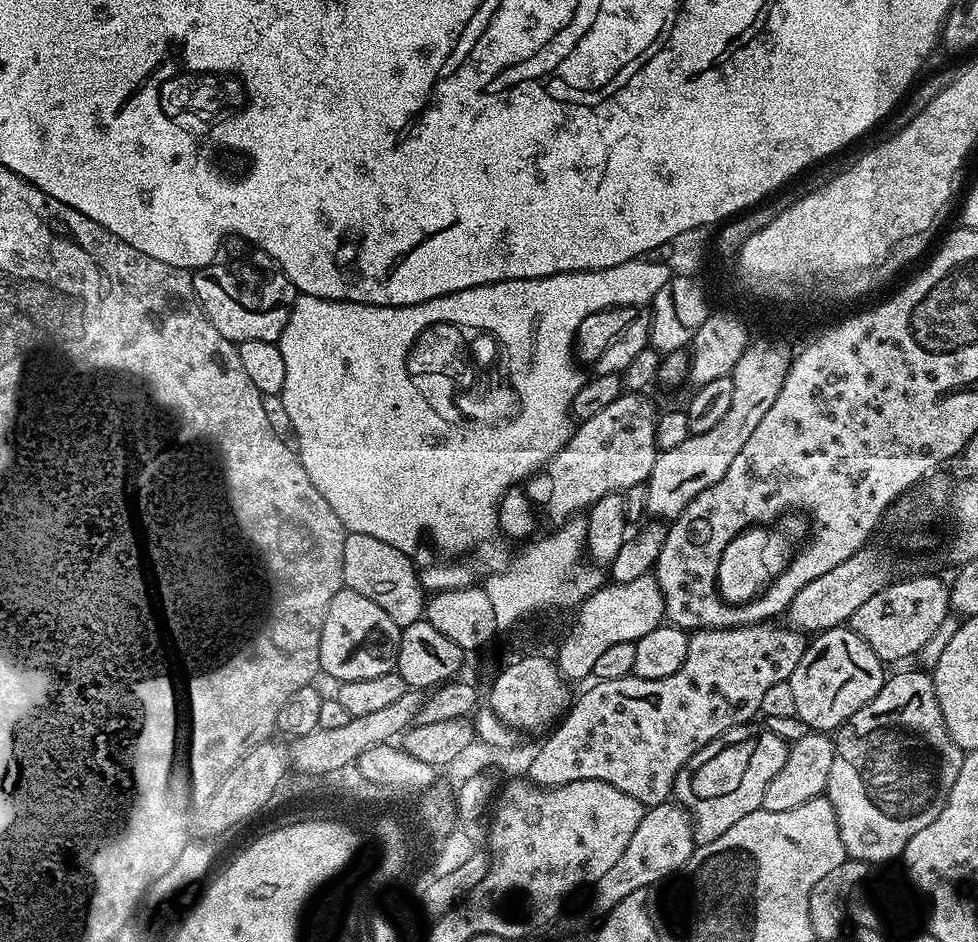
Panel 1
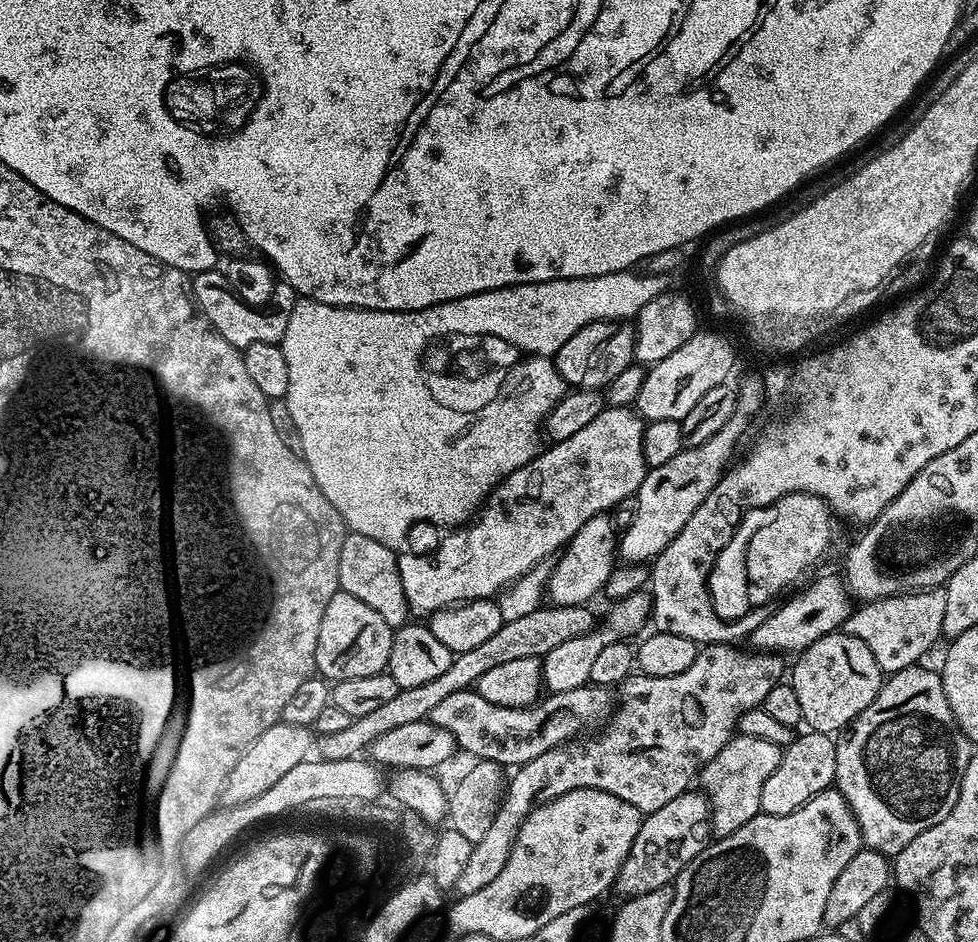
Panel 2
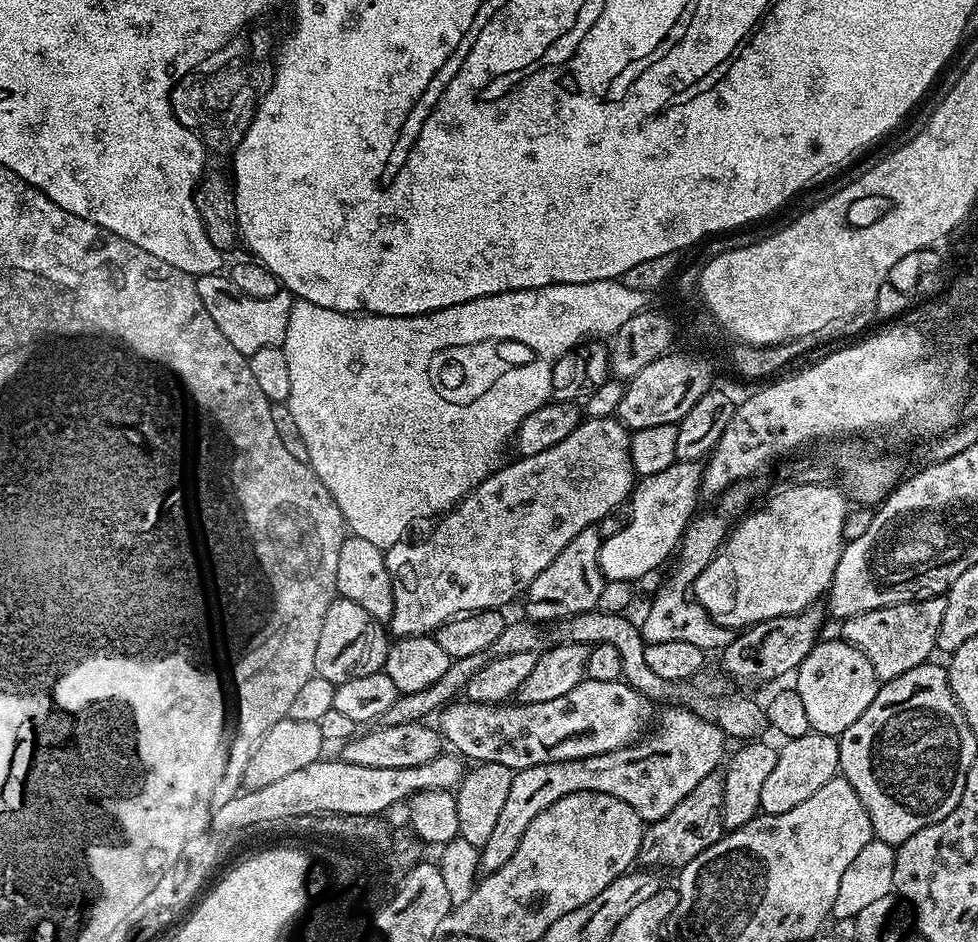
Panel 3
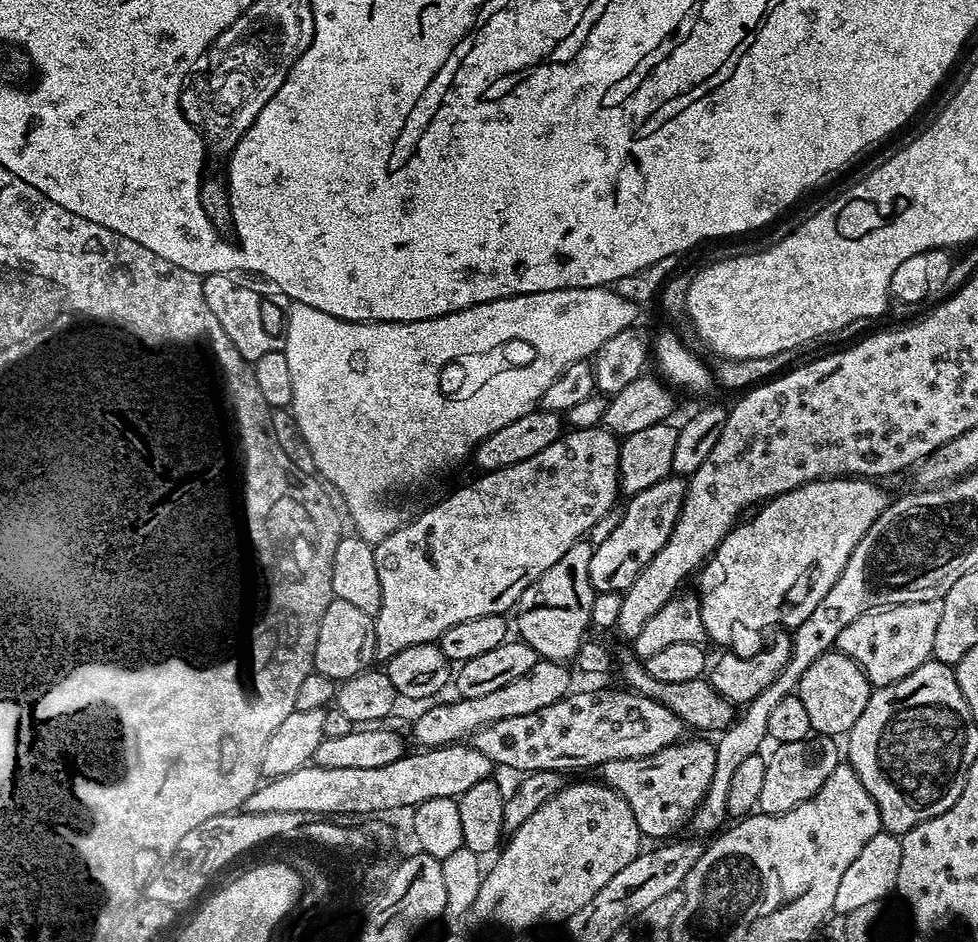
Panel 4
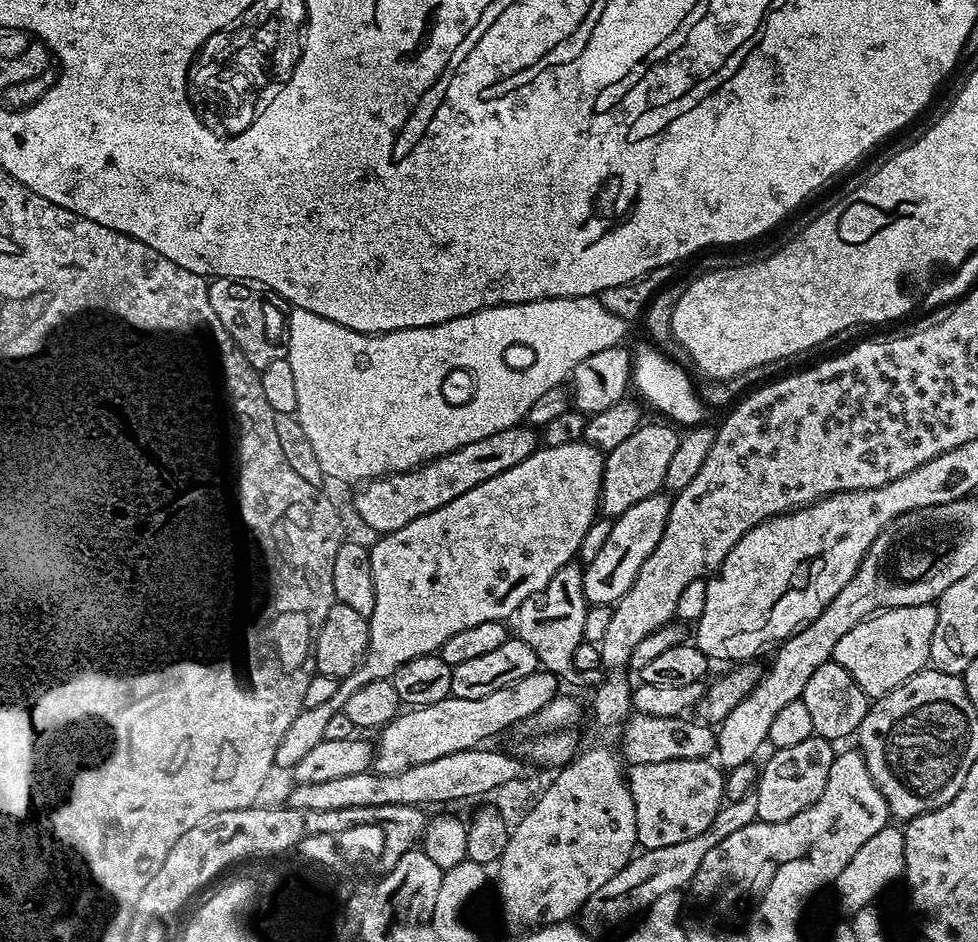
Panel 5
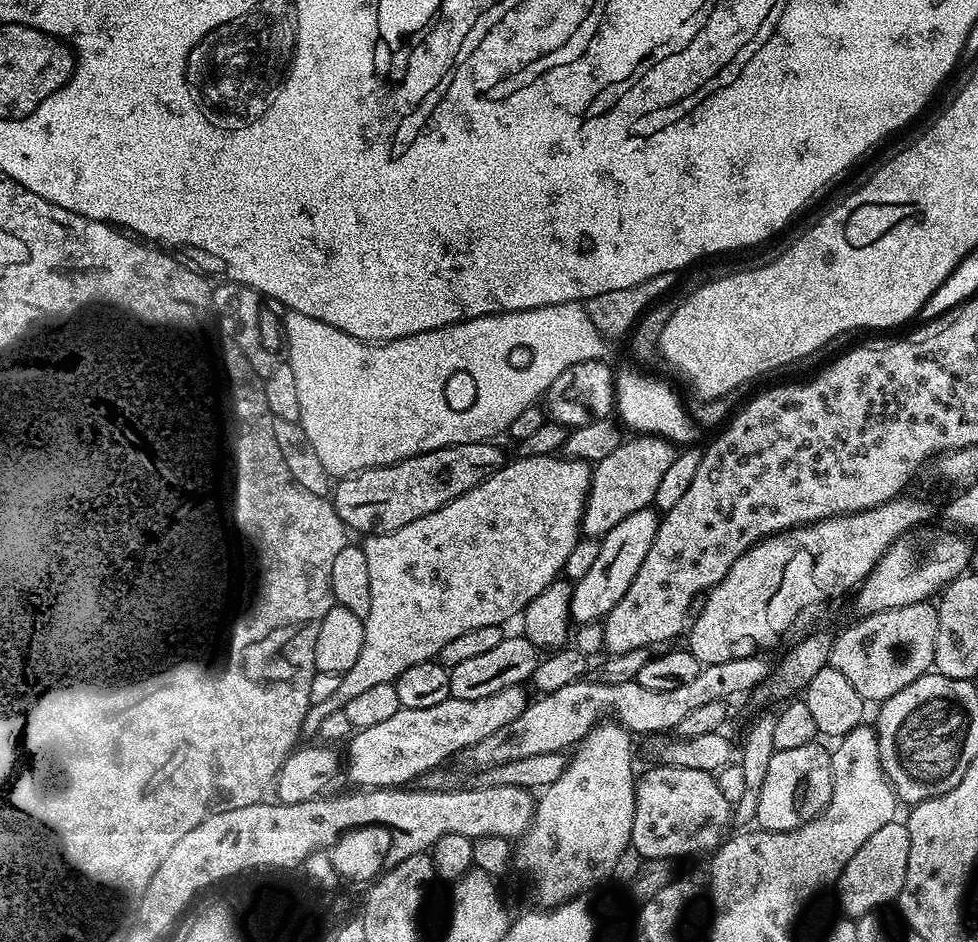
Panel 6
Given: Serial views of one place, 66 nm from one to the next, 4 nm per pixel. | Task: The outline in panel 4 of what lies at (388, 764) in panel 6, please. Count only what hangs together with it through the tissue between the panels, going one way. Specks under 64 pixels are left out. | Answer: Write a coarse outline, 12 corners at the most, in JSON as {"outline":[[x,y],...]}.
{"outline":[[537,659],[483,698],[436,704],[412,732],[421,749],[541,712],[573,687],[568,664]]}

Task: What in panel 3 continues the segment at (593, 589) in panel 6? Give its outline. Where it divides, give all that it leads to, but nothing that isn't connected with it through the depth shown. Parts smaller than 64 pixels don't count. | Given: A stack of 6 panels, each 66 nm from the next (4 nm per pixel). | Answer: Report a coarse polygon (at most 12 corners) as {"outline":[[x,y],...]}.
{"outline":[[697,461],[633,487],[630,522],[603,537],[605,581],[673,559],[697,513]]}

